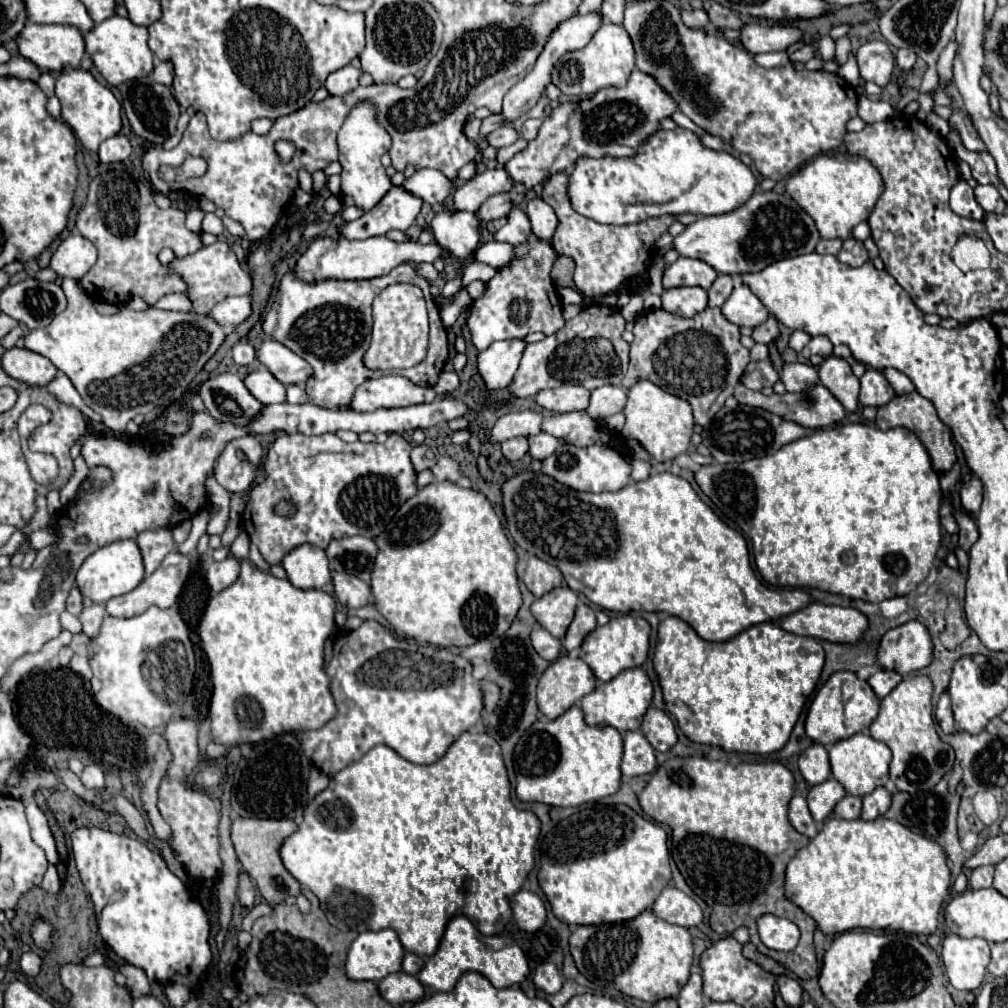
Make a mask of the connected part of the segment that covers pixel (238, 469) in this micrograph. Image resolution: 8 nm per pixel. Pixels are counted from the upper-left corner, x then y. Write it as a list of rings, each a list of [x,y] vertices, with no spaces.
[[[229,442],[221,452],[221,470],[215,470],[215,480],[227,492],[245,492],[257,478],[257,466],[239,454],[239,448]]]

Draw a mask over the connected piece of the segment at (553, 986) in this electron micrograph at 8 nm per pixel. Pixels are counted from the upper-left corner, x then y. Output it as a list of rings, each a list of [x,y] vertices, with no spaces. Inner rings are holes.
[[[549,962],[537,966],[537,970],[533,974],[533,982],[545,994],[557,994],[561,990],[561,986],[563,986],[563,978],[561,978],[559,970]]]

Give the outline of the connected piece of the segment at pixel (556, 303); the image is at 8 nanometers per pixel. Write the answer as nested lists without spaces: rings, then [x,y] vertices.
[[[531,238],[525,244],[513,248],[513,260],[497,270],[497,274],[485,282],[481,298],[473,300],[467,316],[467,328],[475,348],[481,352],[495,340],[525,338],[531,332],[553,334],[563,328],[563,306],[551,280],[551,266],[557,254],[549,242]]]

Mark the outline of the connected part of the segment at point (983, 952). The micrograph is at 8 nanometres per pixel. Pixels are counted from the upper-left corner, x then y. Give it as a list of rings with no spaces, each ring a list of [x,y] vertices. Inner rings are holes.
[[[949,934],[943,938],[943,964],[949,982],[957,990],[977,990],[991,960],[989,944],[983,938],[961,938]]]

